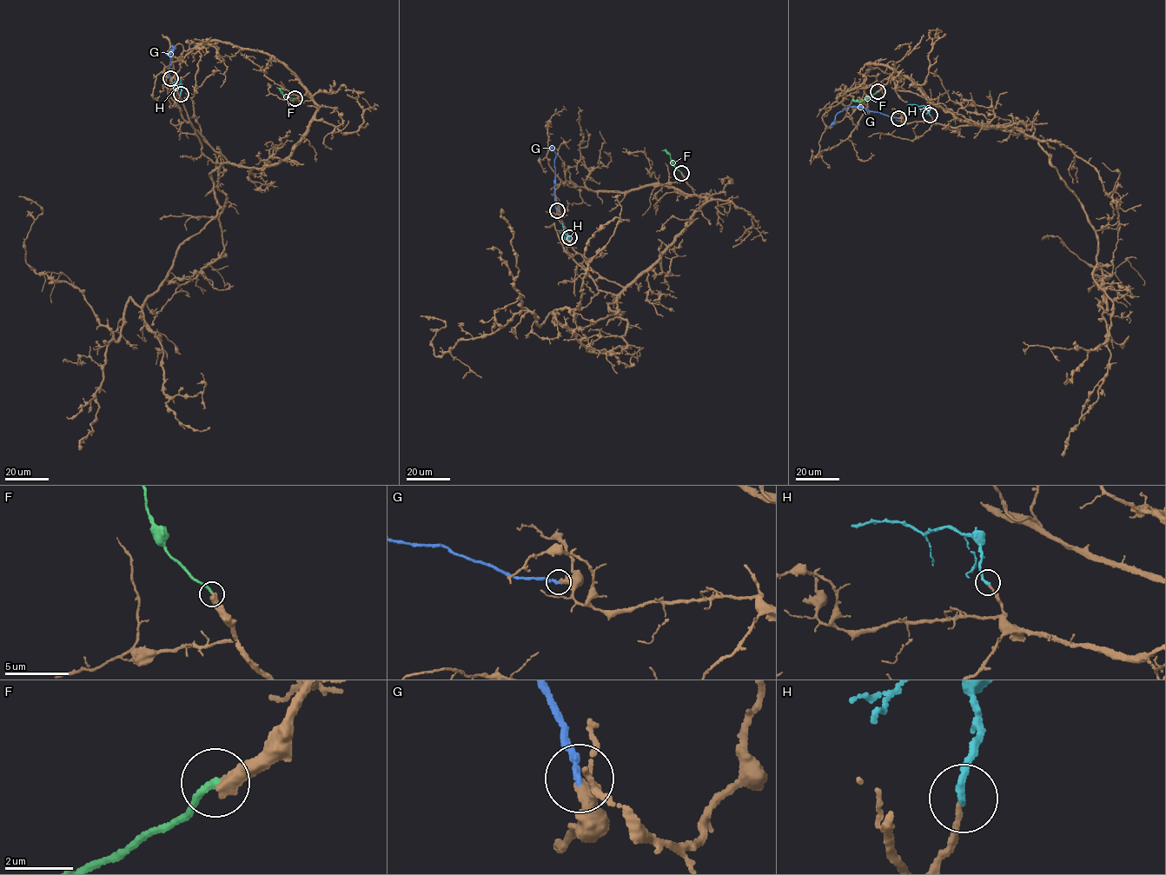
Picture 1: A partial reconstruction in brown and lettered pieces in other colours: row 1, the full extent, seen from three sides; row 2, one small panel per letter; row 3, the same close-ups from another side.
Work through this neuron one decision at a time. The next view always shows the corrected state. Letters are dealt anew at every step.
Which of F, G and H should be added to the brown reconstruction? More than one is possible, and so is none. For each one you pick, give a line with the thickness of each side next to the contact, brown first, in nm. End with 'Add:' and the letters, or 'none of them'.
H: Thickness 160 nm (brown) against 220 nm
Add: H

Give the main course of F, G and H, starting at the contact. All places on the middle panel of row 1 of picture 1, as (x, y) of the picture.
F: (681, 173), (673, 165), (670, 153), (662, 150)
G: (557, 210), (554, 205), (556, 155), (549, 147)
H: (569, 237), (562, 223)

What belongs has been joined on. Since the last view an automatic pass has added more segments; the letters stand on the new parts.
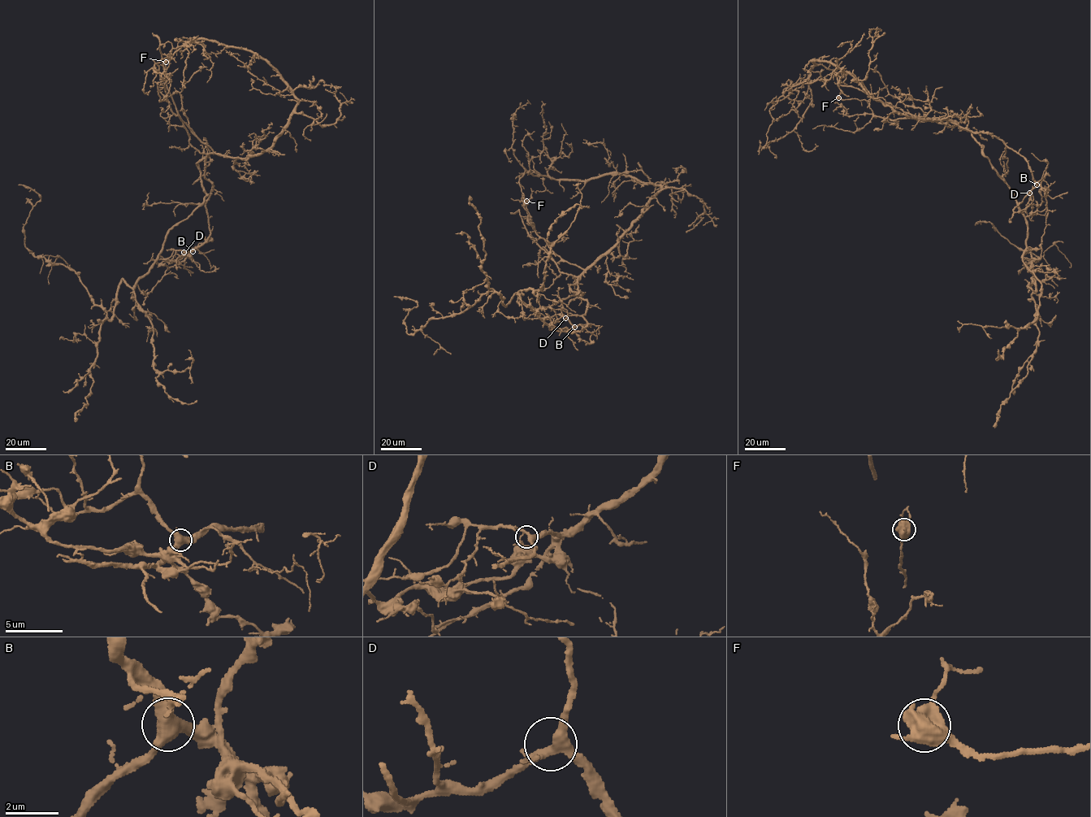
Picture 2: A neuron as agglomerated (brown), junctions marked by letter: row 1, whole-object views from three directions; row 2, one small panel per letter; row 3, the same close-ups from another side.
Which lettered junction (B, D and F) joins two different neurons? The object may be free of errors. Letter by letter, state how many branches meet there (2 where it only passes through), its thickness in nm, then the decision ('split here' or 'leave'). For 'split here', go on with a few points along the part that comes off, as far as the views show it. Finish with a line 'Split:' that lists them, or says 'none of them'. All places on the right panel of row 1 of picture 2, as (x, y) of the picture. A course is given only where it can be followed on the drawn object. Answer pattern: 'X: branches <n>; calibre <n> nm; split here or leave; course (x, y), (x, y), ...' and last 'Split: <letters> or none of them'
B: branches 3; calibre 500 nm; leave
D: branches 4; calibre 360 nm; leave
F: branches 3; calibre 600 nm; leave
Split: none of them

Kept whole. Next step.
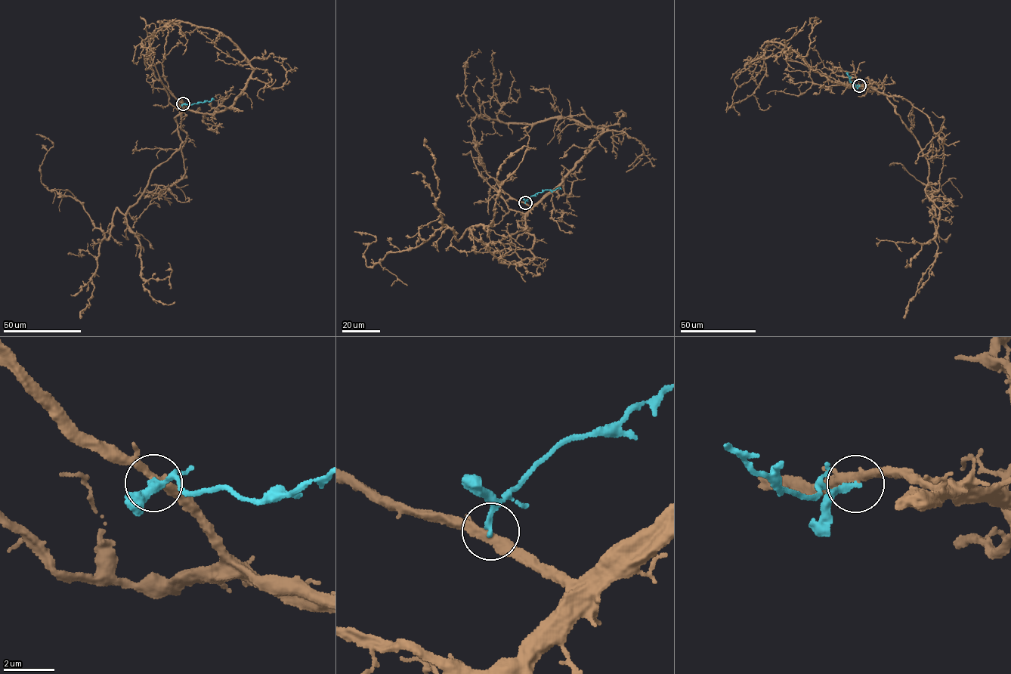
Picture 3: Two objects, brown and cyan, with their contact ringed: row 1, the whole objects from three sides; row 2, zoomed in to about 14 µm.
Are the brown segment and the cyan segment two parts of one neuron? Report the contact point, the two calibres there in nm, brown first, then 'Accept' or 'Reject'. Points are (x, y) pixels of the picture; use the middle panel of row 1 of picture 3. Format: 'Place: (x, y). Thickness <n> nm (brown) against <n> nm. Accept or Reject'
Place: (525, 202). Thickness 360 nm (brown) against 200 nm. Reject

